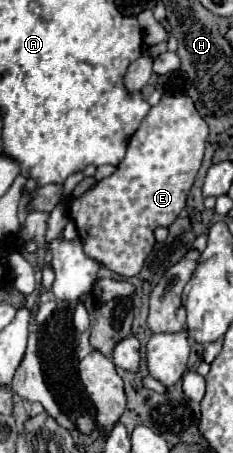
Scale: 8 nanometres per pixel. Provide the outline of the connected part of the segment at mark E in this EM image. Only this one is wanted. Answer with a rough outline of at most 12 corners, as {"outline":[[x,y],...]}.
{"outline":[[163,96],[67,210],[85,254],[135,276],[173,224],[209,128]]}

